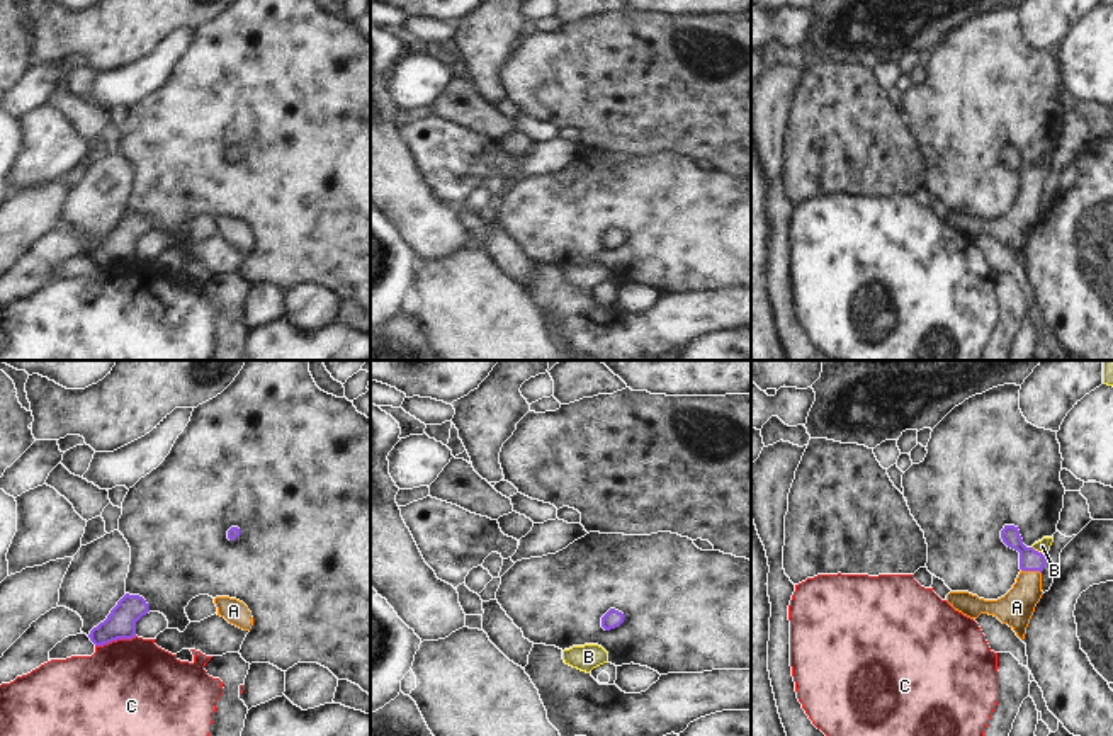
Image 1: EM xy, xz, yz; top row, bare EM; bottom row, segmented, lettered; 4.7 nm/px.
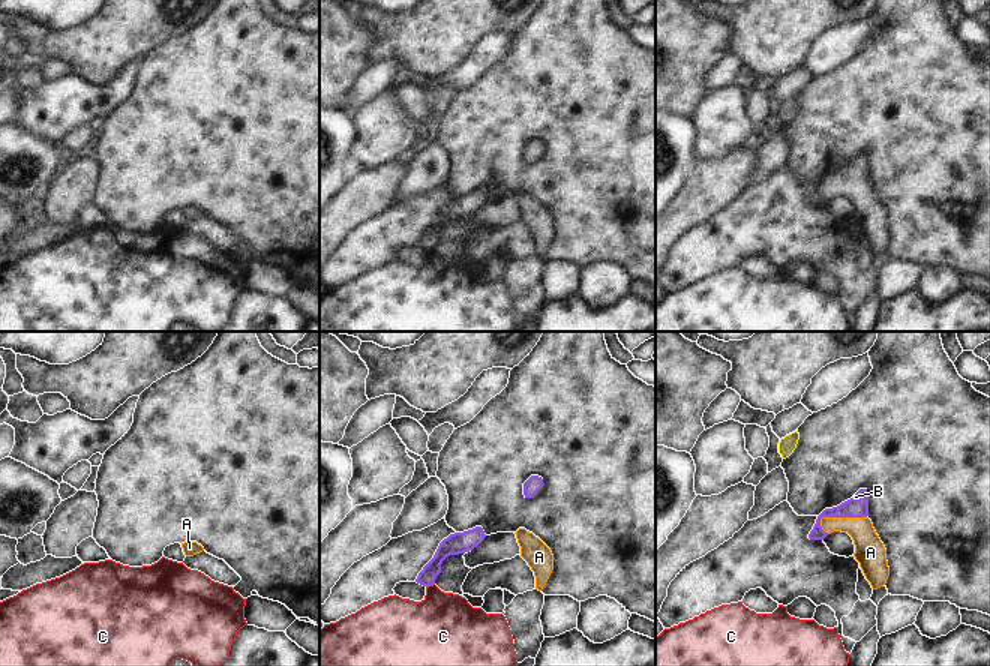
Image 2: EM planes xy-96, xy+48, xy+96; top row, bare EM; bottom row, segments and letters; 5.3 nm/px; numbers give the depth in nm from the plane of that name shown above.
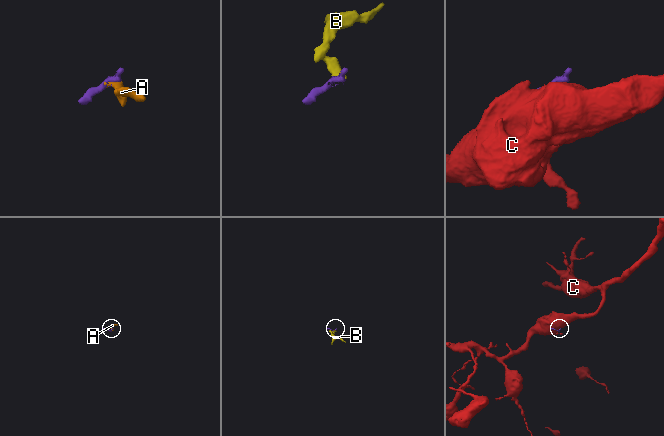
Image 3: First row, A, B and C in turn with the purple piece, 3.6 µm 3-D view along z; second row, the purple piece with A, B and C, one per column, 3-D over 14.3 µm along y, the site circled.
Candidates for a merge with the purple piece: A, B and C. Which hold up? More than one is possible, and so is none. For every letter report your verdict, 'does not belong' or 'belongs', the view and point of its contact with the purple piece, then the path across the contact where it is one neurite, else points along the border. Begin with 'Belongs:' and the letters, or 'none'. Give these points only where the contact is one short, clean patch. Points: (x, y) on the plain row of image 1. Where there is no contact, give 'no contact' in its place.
Belongs: A, B
A: belongs; contact yz (1032, 189); way yz (1030, 179), (1032, 189), (1028, 208), (1016, 226)
B: belongs; contact yz (1040, 172); way yz (1030, 179), (1040, 172), (1042, 165)
C: does not belong; contact xy (116, 259); border xy (136, 255), (96, 266)

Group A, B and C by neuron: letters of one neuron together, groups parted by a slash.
A B / C

